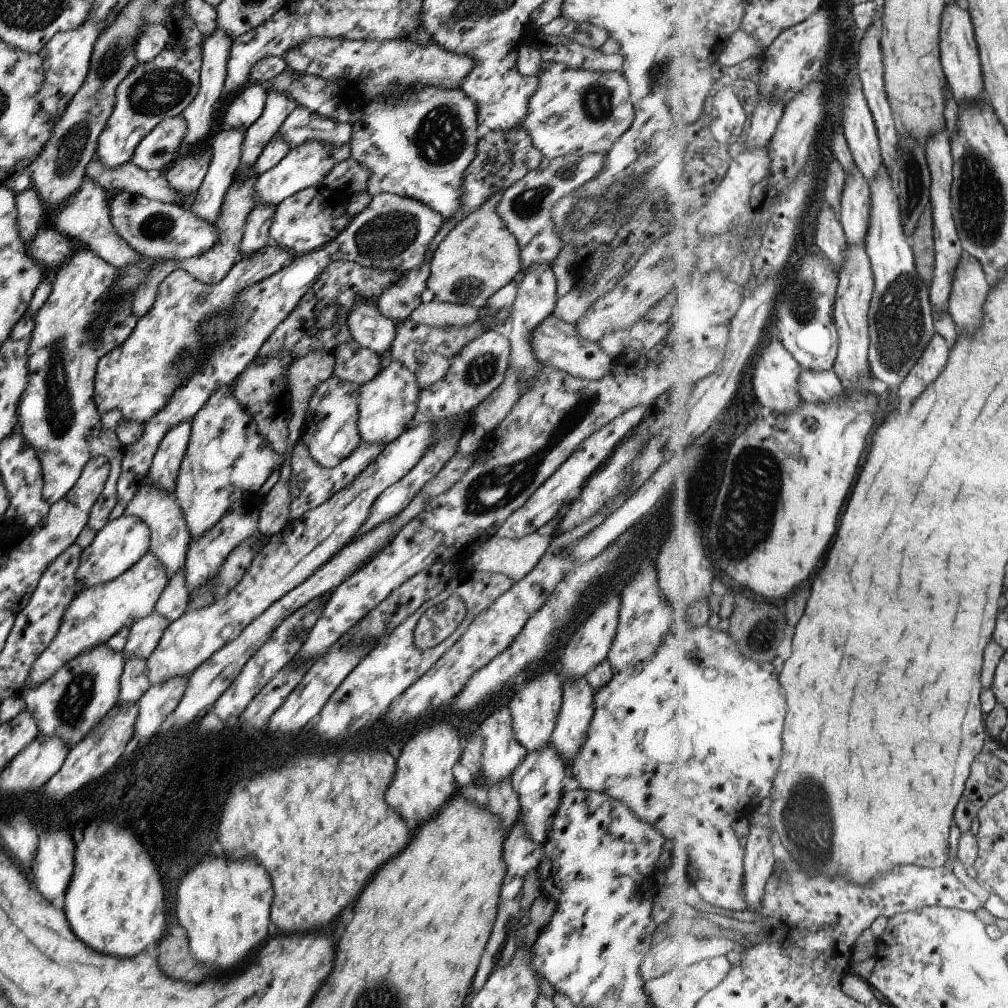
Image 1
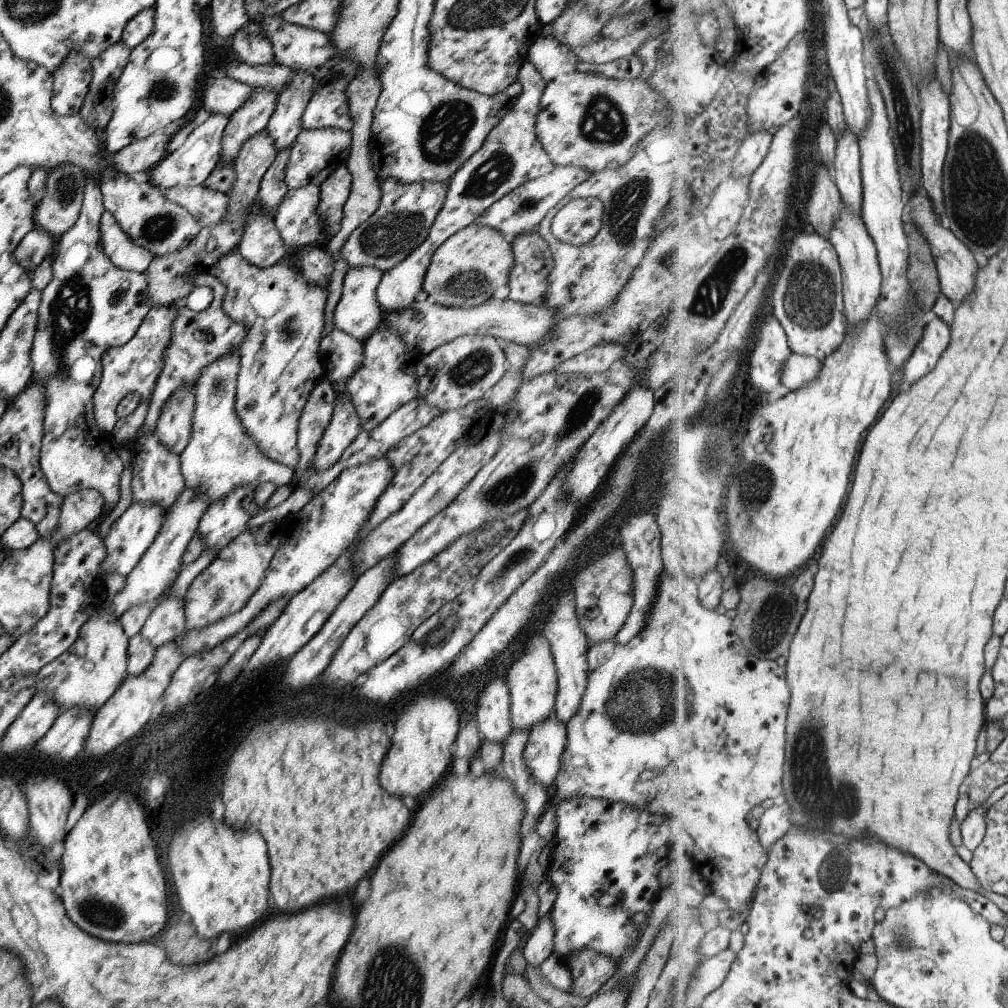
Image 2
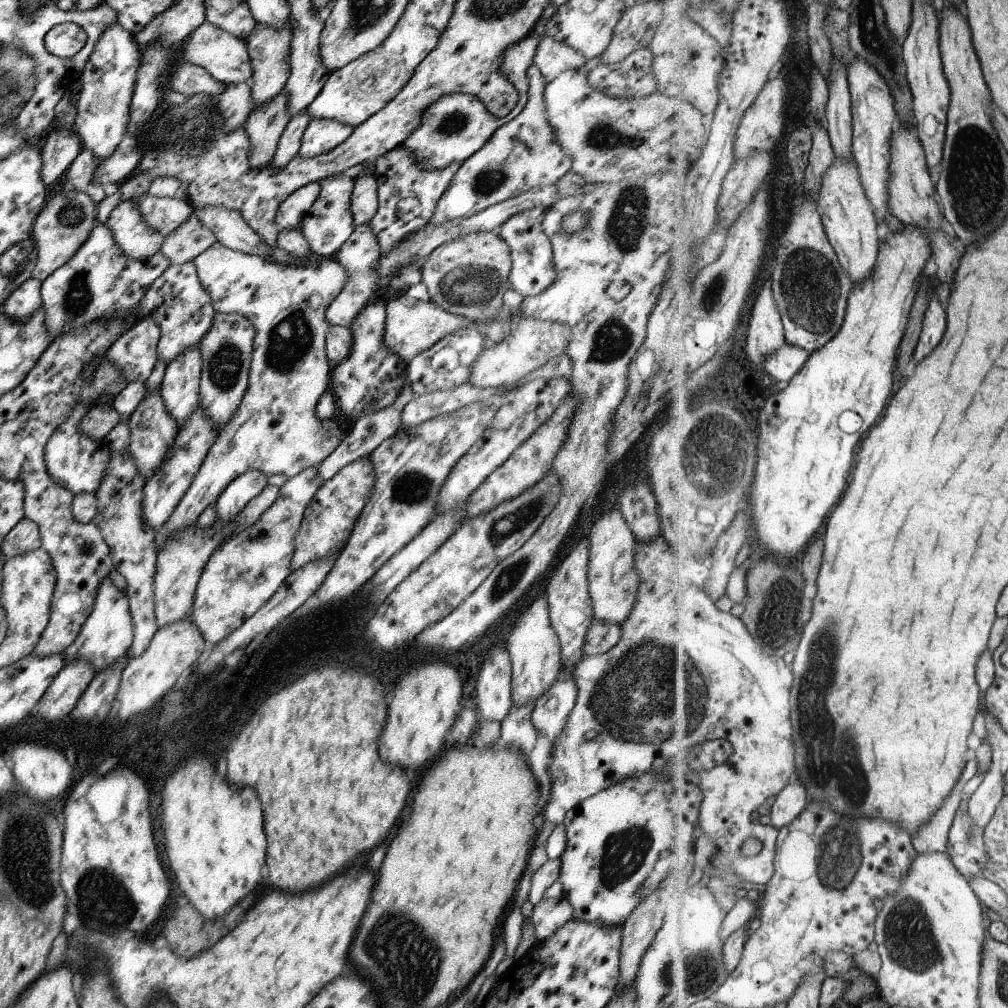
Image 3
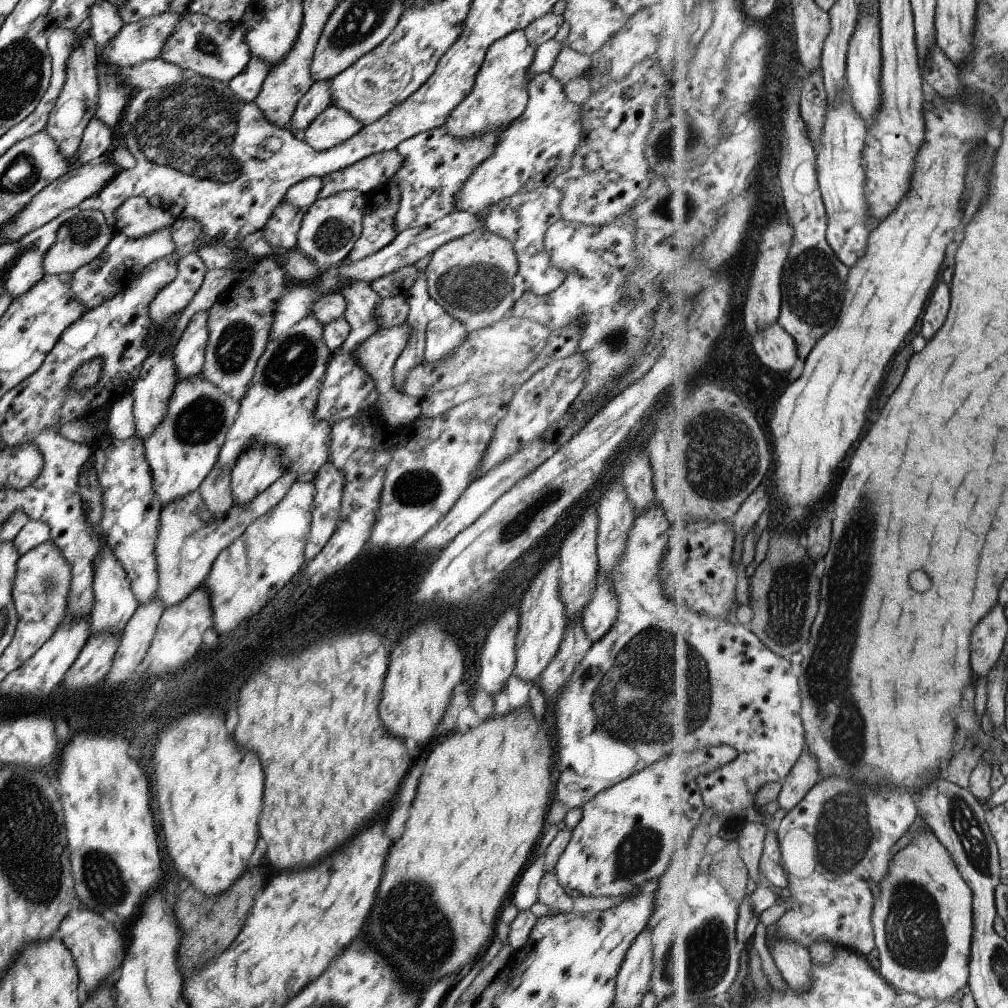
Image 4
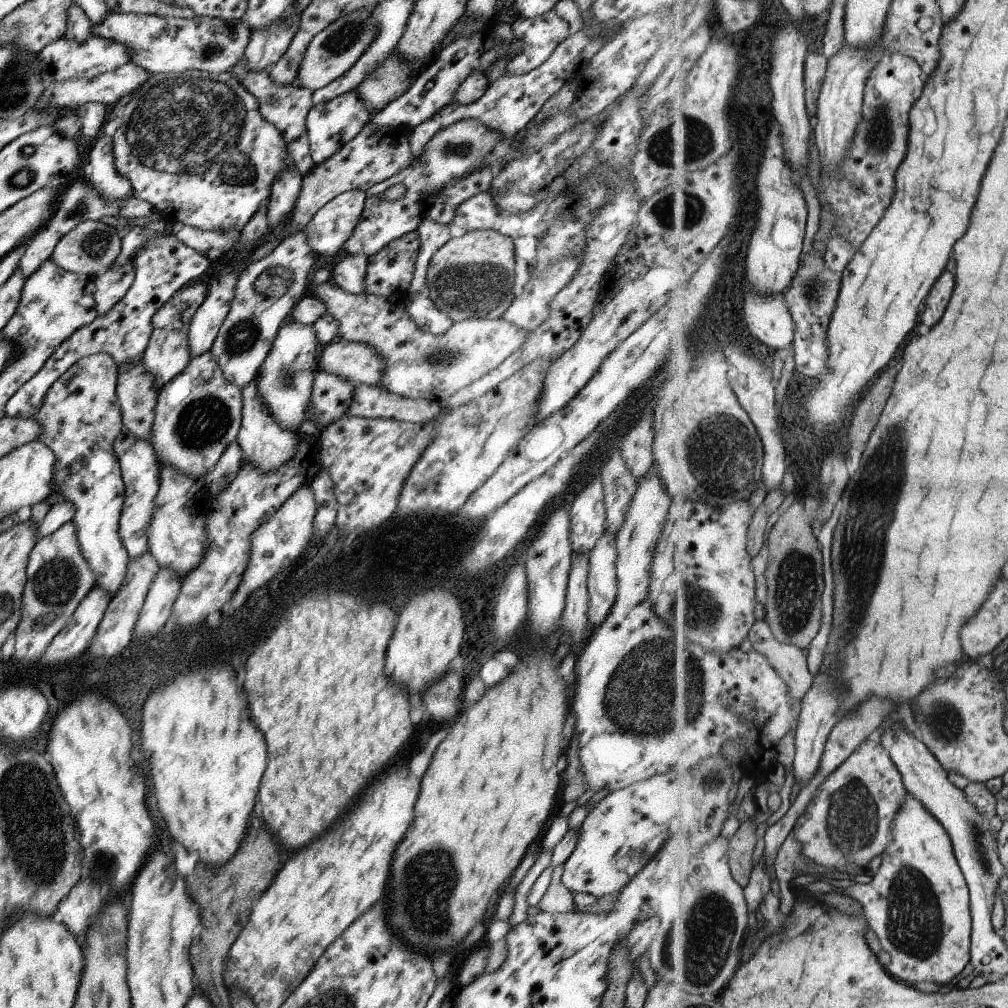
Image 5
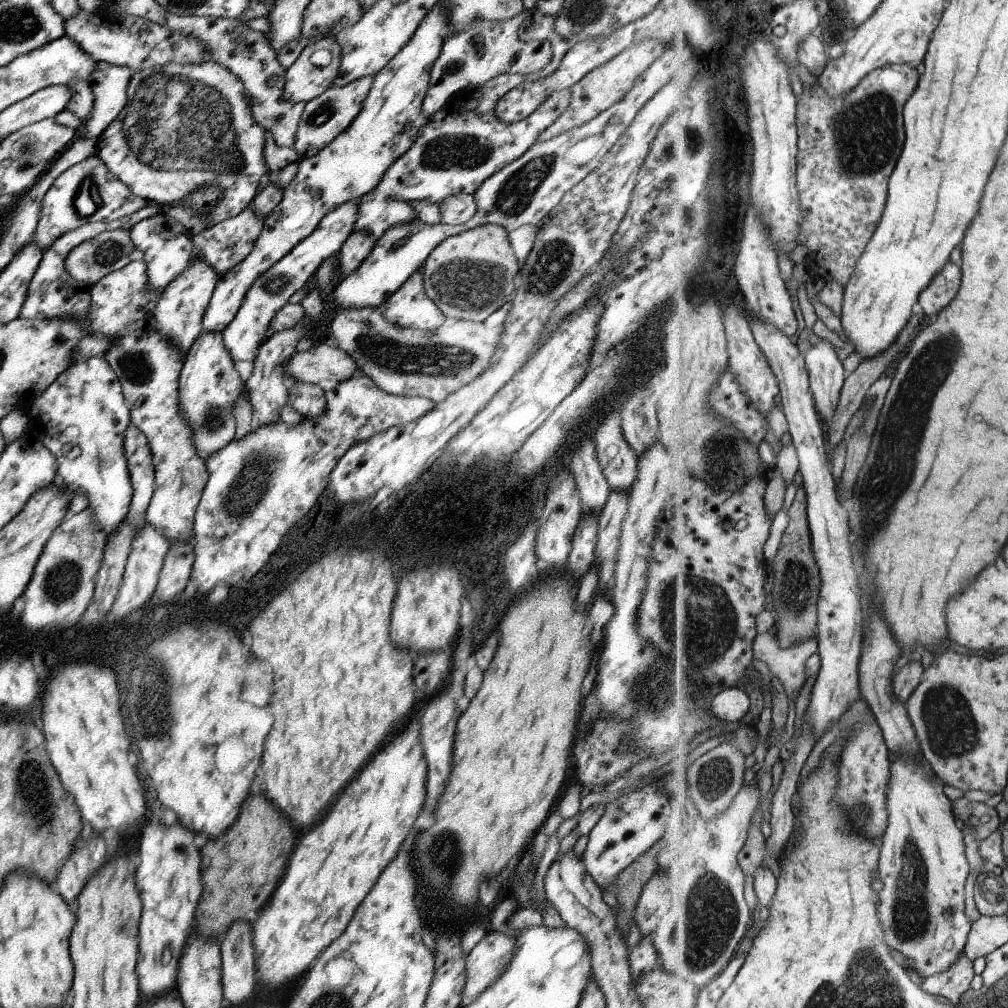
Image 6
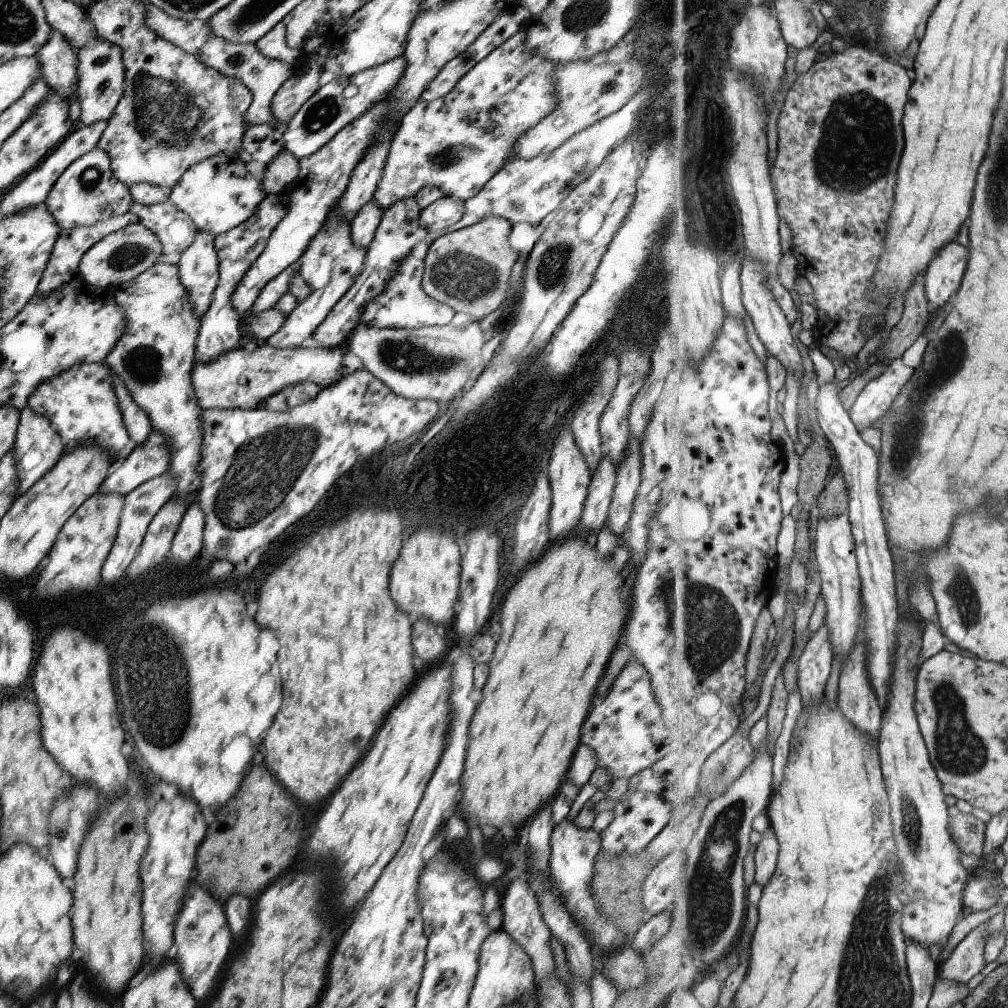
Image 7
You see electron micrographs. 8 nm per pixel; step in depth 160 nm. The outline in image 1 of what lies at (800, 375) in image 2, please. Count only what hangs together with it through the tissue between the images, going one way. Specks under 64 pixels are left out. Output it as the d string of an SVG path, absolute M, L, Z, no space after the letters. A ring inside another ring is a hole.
M802 368L802 374L798 380L798 391L801 398L809 402L840 399L845 389L847 388L834 369L814 371Z

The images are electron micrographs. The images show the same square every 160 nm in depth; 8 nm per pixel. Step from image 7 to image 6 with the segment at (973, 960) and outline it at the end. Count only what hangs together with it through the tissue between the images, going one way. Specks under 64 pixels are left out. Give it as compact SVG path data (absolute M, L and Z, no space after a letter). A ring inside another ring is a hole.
M963 952L958 962L950 969L924 979L922 987L928 993L944 996L957 1005L962 1000L961 996L971 988L973 978L975 978L973 961Z

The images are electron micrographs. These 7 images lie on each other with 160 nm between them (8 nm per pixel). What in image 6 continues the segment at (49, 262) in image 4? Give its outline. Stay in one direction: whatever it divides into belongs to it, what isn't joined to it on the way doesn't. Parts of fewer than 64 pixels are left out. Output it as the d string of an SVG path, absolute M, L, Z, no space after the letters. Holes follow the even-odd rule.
M128 230L103 231L72 248L64 267L73 279L90 288L106 274L129 264L133 249Z

